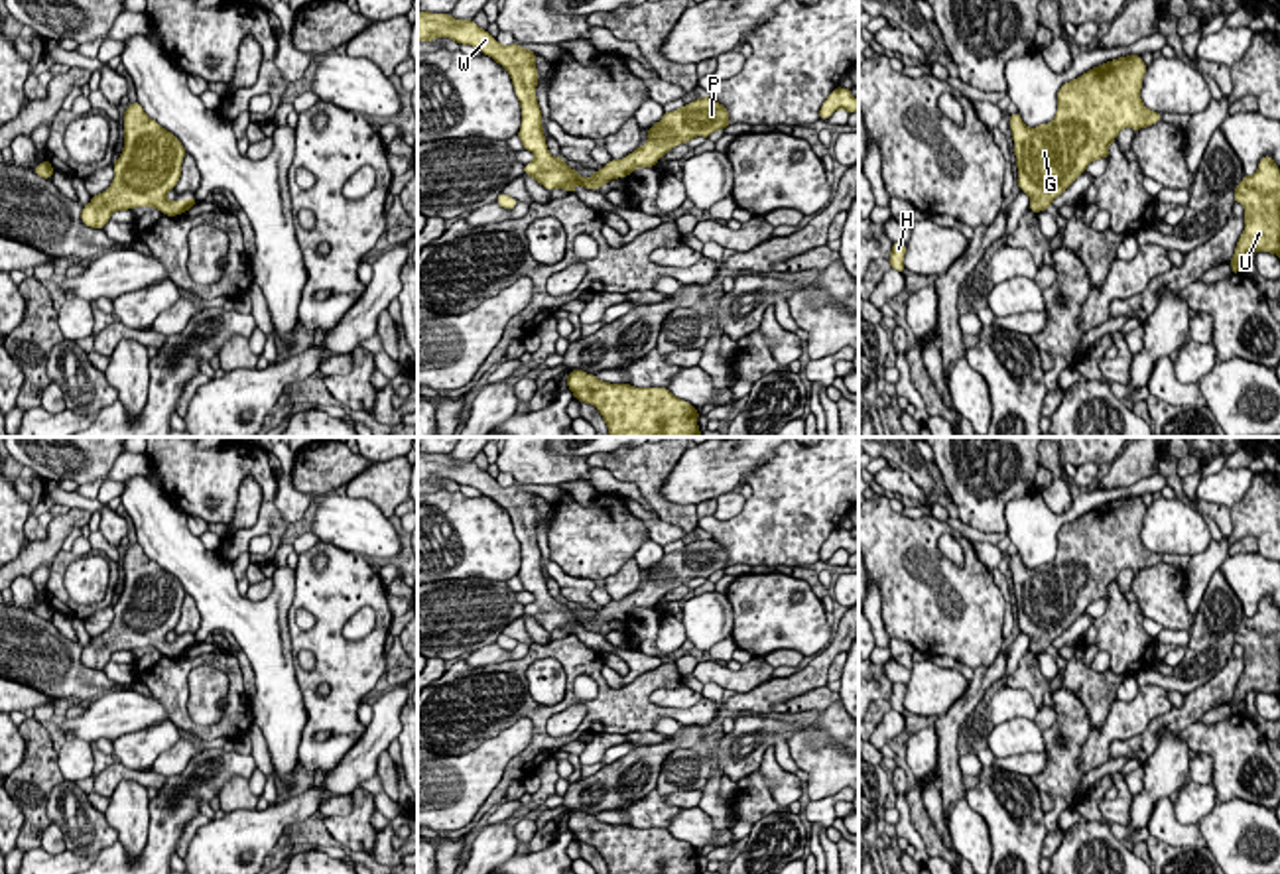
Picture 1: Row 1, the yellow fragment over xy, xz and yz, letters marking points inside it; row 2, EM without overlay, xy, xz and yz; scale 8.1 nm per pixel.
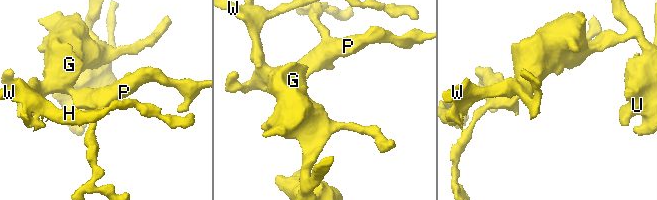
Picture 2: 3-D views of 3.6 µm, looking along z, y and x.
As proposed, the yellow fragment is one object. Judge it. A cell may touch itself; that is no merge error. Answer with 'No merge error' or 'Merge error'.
No merge error

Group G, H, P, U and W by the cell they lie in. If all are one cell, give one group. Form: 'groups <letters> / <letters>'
groups G H P U W

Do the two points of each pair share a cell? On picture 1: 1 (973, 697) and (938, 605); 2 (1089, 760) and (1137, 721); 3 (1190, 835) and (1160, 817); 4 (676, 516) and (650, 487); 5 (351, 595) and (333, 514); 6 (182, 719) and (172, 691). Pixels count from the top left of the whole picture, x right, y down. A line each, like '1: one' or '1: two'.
1: two
2: one
3: one
4: one
5: two
6: one

